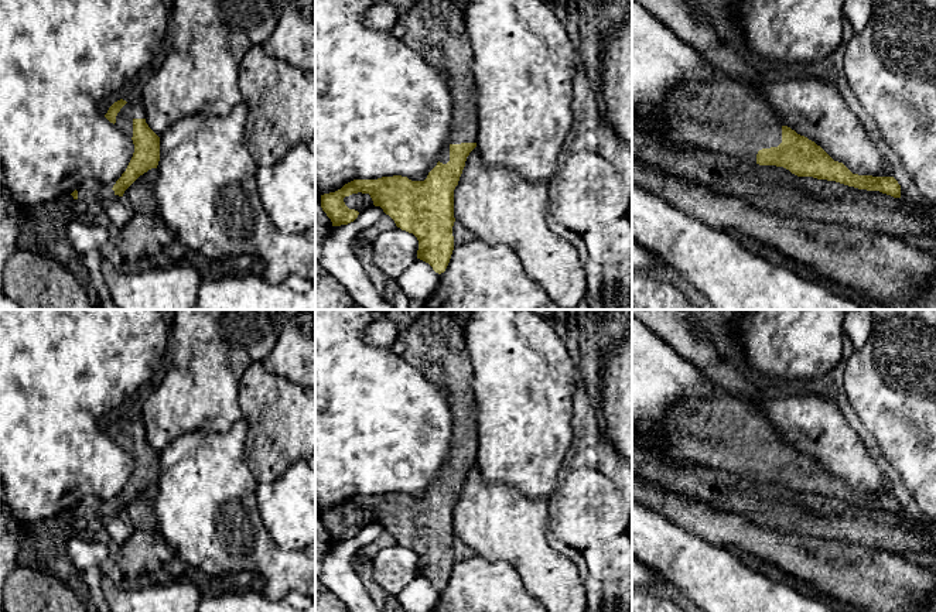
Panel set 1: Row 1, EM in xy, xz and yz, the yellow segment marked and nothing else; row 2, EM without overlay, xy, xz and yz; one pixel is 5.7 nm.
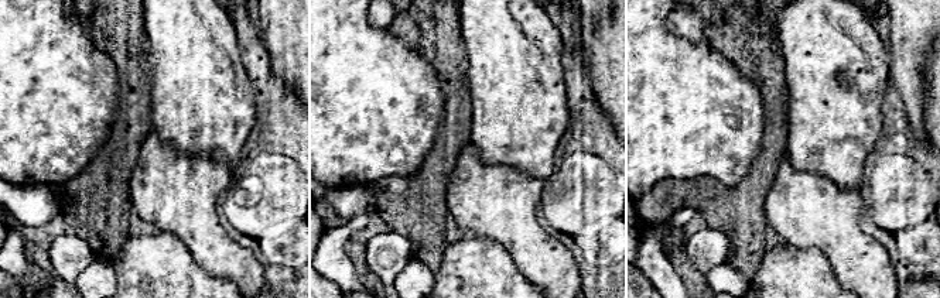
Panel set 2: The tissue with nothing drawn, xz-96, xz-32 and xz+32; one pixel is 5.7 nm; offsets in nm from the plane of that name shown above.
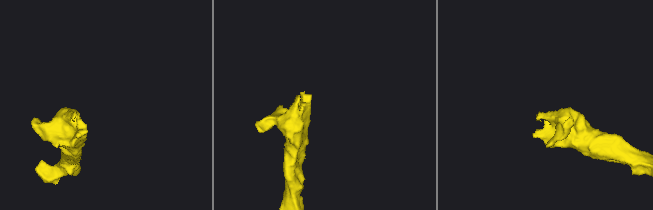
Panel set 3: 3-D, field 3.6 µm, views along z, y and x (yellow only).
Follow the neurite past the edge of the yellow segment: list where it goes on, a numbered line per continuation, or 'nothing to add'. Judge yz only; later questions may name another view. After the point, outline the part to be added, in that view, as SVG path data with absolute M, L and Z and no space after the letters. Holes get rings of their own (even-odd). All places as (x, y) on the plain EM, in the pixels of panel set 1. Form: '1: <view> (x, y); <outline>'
1: yz (726, 433); M717 387L708 399L691 399L676 407L660 424L657 435L643 442L656 444L677 459L756 481L759 466L782 459L783 441L754 406Z

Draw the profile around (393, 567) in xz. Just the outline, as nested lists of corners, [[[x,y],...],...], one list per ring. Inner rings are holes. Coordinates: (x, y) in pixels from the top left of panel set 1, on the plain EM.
[[[396,544],[380,550],[372,564],[376,582],[396,598],[417,577],[419,557],[413,550]]]

